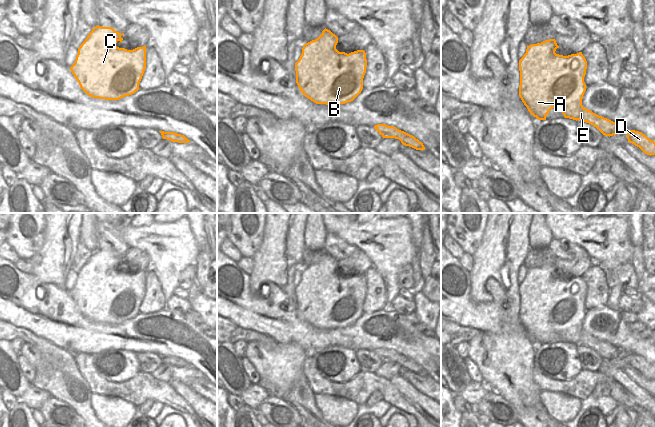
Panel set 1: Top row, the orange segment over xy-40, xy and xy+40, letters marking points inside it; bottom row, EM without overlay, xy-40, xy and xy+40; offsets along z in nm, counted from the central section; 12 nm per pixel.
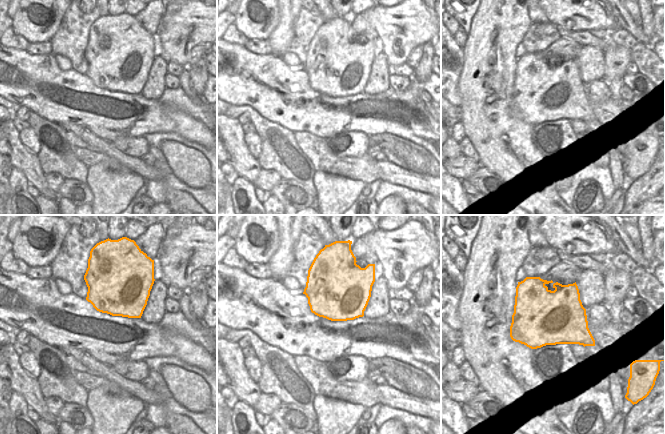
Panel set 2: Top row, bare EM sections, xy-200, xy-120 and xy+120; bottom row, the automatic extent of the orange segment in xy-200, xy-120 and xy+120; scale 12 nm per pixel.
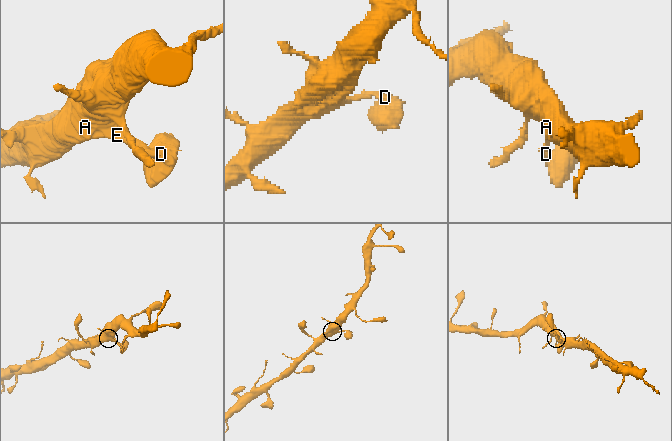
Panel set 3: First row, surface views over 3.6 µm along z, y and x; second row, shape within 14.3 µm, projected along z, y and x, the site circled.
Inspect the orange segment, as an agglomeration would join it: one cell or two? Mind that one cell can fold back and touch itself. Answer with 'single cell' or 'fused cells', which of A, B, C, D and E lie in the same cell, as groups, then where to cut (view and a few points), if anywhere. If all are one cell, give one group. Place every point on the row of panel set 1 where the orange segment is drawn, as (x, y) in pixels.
single cell; A B C D E; no cut

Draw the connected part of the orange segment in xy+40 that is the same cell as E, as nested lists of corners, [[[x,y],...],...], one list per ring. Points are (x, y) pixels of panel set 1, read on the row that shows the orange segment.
[[[555,39],[531,44],[527,46],[526,53],[519,60],[519,96],[530,114],[538,120],[546,120],[549,111],[558,108],[565,118],[587,122],[605,136],[616,135],[620,131],[620,125],[593,113],[582,105],[586,91],[584,77],[587,69],[587,61],[582,52],[563,56],[555,53],[557,48],[559,46]]]

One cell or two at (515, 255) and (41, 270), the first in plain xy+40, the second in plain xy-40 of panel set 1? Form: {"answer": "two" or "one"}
{"answer": "one"}

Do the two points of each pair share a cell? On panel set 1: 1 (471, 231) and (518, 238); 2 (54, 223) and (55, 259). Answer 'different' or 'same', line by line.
1: different
2: same

